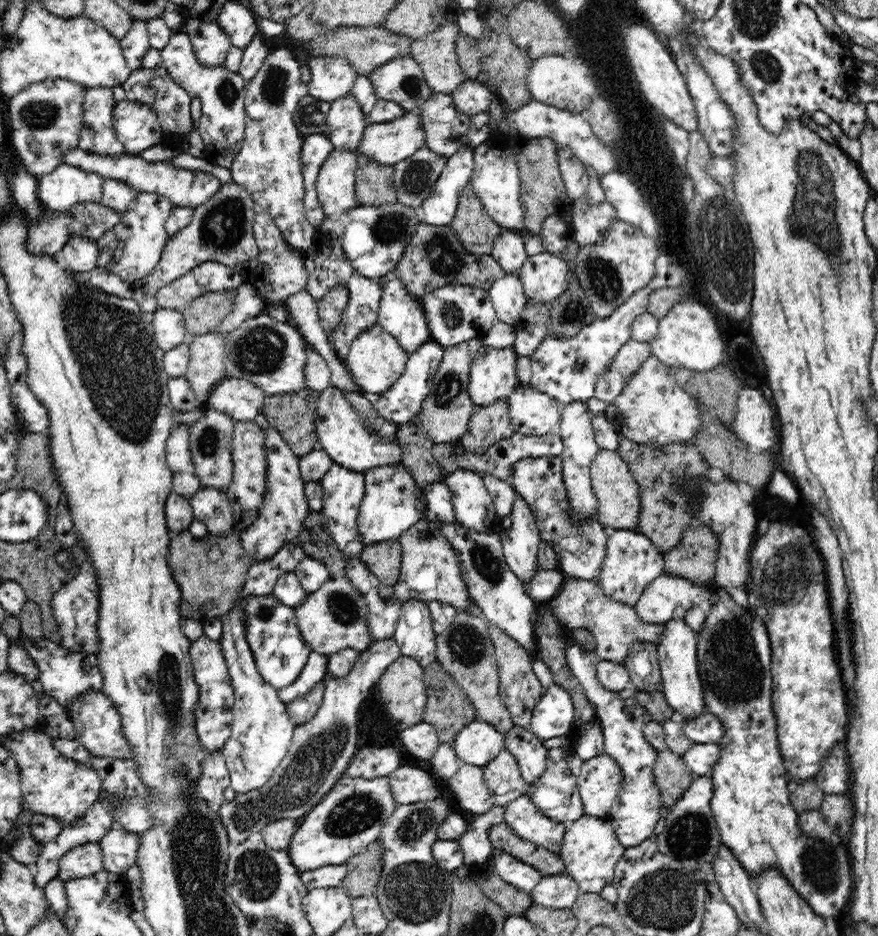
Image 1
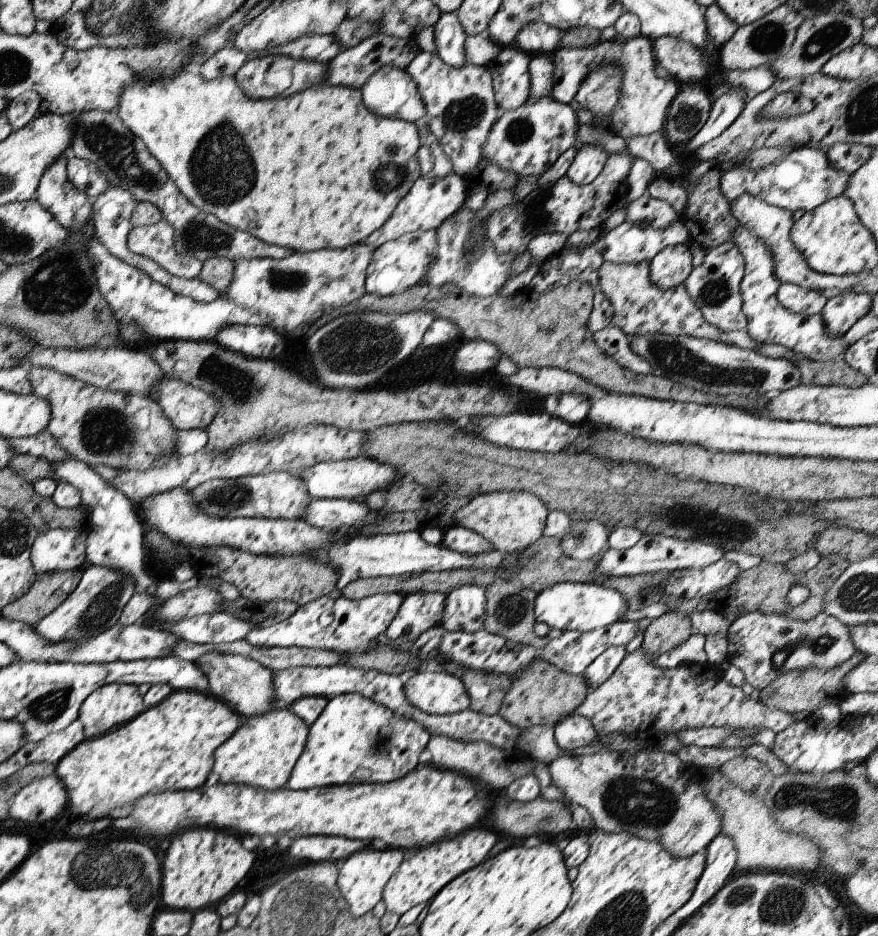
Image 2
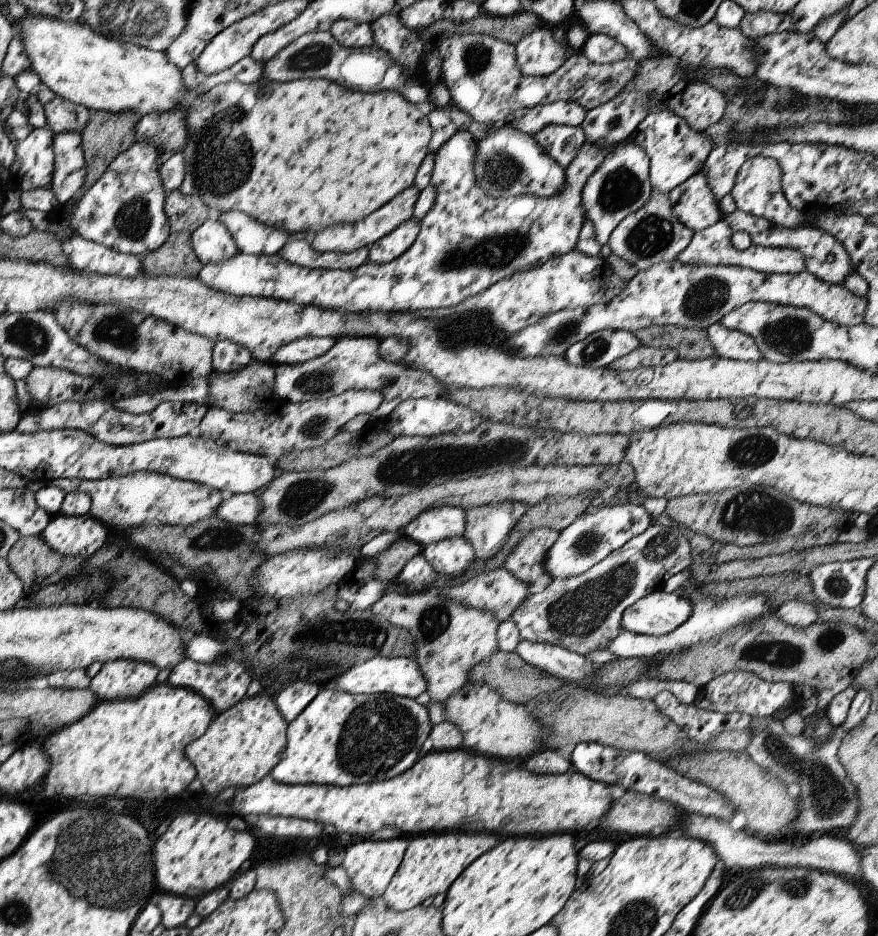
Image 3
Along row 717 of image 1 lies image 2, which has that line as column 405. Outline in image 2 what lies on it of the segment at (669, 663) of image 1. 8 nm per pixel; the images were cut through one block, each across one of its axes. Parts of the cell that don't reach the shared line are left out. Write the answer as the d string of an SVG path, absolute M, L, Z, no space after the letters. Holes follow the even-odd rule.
M435 668L407 676L404 694L414 708L431 715L456 714L470 706L463 680L457 675Z

